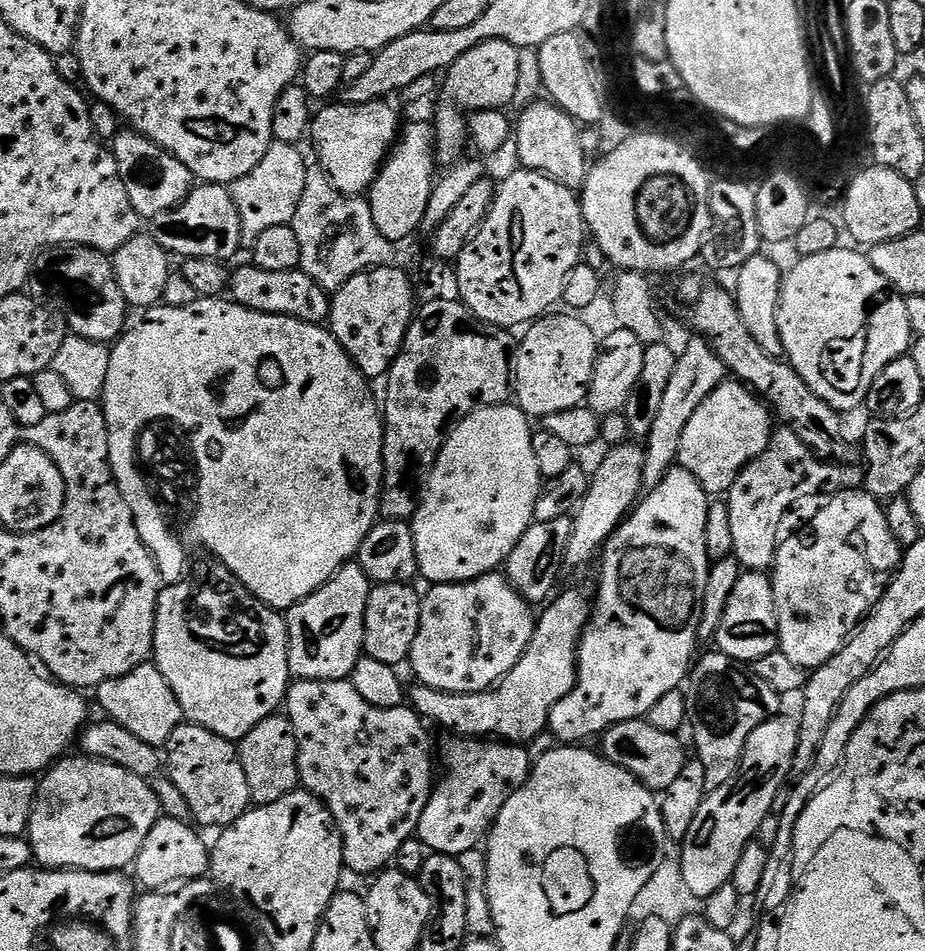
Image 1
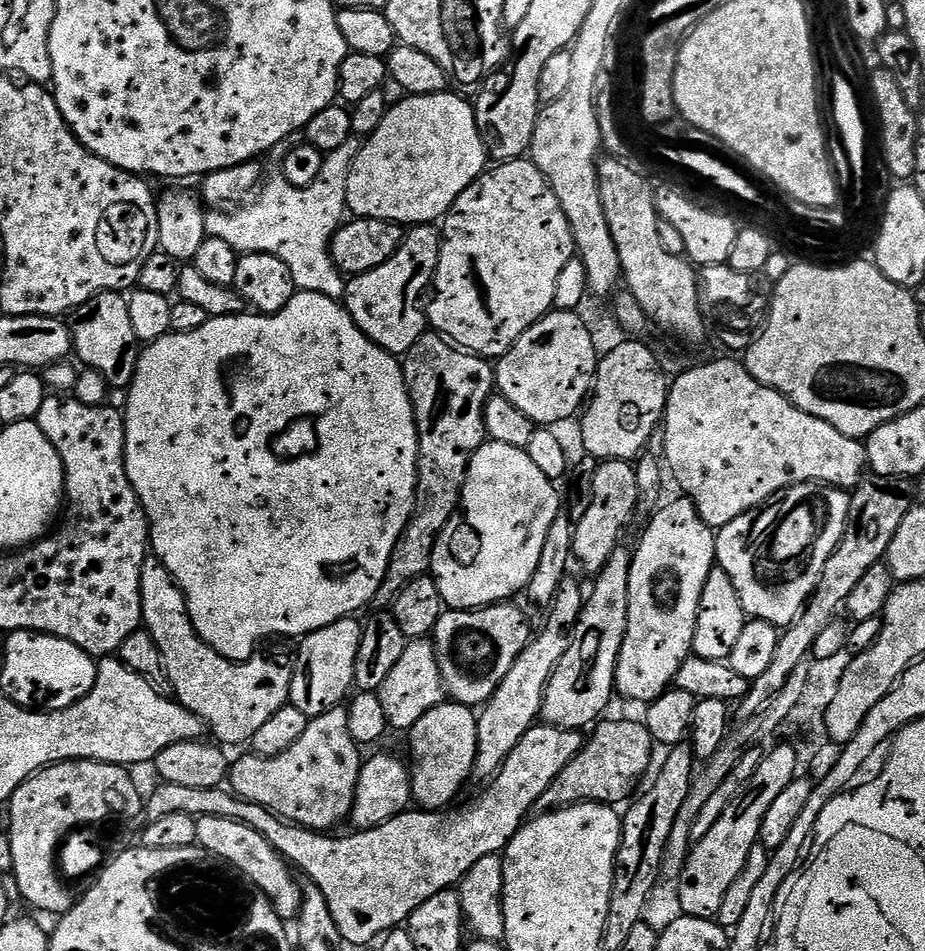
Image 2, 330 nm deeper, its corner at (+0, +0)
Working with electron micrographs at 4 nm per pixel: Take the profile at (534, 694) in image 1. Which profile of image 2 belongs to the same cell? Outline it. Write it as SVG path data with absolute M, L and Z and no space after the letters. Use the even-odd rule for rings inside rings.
M616 548L610 554L610 562L594 577L596 585L592 593L587 593L584 609L572 631L572 645L562 654L562 662L558 662L546 686L540 714L543 723L554 728L584 730L595 725L607 713L604 711L614 697L618 654L624 645L630 610L632 552L626 548Z

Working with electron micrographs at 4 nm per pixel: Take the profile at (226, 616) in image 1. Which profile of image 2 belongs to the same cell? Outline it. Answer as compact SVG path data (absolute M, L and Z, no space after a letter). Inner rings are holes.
M149 558L142 566L140 606L143 627L154 638L154 642L158 642L158 650L162 654L164 669L168 671L168 680L172 684L176 703L193 712L205 729L217 736L215 739L221 745L247 745L254 738L254 734L258 734L258 729L268 721L270 714L289 703L292 668L289 665L275 664L272 660L263 660L263 655L260 654L250 660L237 662L227 660L222 654L215 652L194 630L192 620L188 617L188 599L184 597L184 591L158 559Z

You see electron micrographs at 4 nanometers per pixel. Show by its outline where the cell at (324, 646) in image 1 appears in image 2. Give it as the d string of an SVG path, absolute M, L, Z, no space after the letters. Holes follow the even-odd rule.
M356 618L339 620L330 626L322 626L322 630L314 630L299 641L300 653L292 668L292 685L288 695L290 703L302 710L302 714L311 718L343 705L353 691L356 679L354 666L364 633L364 624L358 621Z

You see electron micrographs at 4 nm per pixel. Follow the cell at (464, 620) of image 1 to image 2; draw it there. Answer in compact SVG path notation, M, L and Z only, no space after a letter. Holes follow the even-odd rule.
M431 639L405 643L398 666L390 670L390 678L382 682L378 695L382 702L382 710L386 710L386 718L393 729L409 730L431 708L445 703L444 679L438 668L436 649Z

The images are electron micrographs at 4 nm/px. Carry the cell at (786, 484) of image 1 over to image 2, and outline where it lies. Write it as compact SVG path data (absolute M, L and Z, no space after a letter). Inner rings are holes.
M796 484L793 488L783 493L782 499L776 503L773 503L771 507L765 506L757 512L742 514L738 518L734 518L734 522L730 522L725 528L719 529L715 533L716 562L718 567L730 576L734 590L737 591L738 598L741 600L745 617L753 620L761 620L762 622L770 622L777 630L783 630L789 624L794 623L800 616L800 613L803 612L804 607L808 605L808 599L814 594L814 590L822 578L822 572L826 570L826 562L830 562L830 556L836 552L836 547L842 542L844 531L848 529L848 522L852 515L852 497L845 489L830 488L826 484Z

